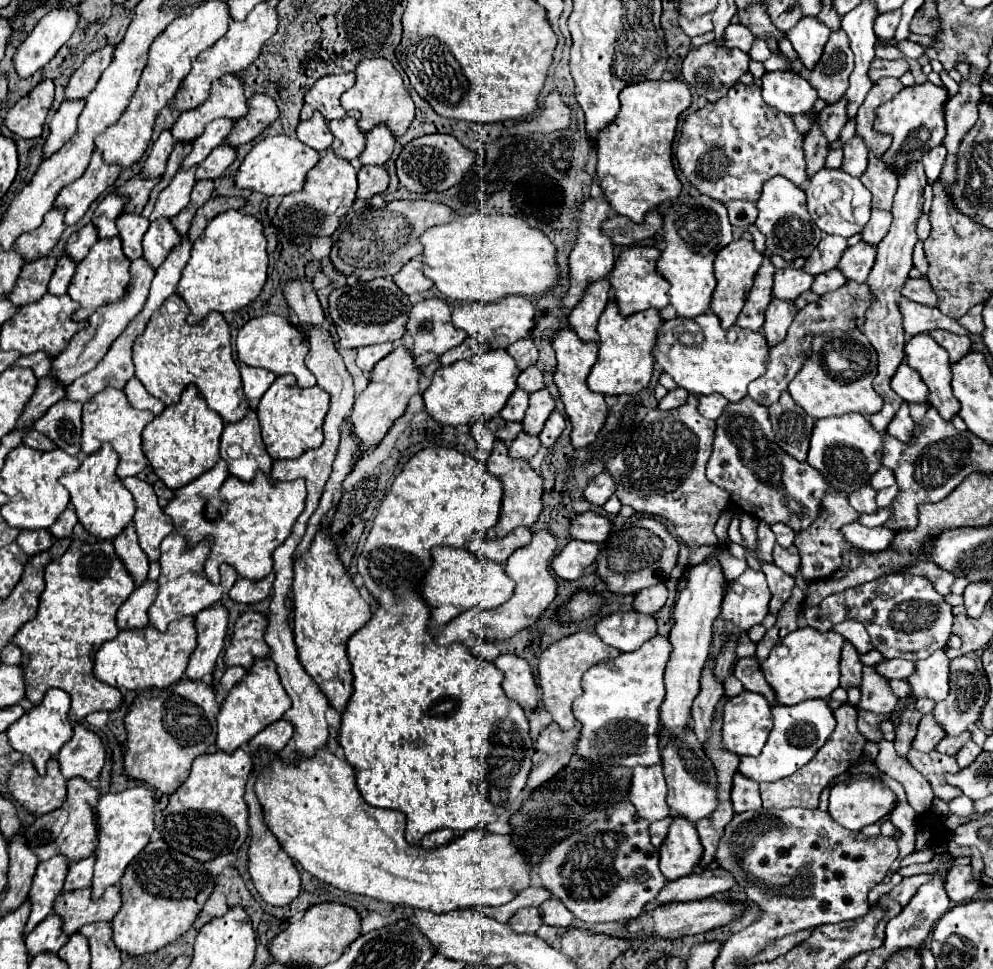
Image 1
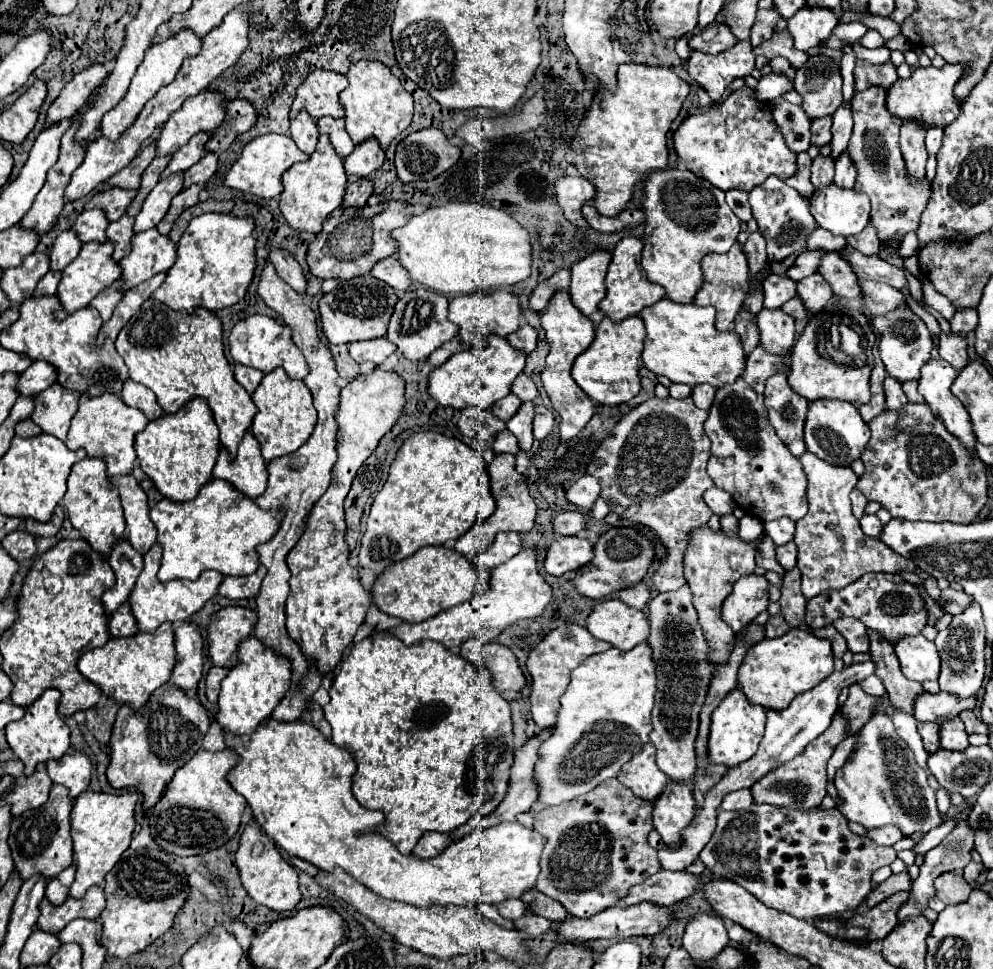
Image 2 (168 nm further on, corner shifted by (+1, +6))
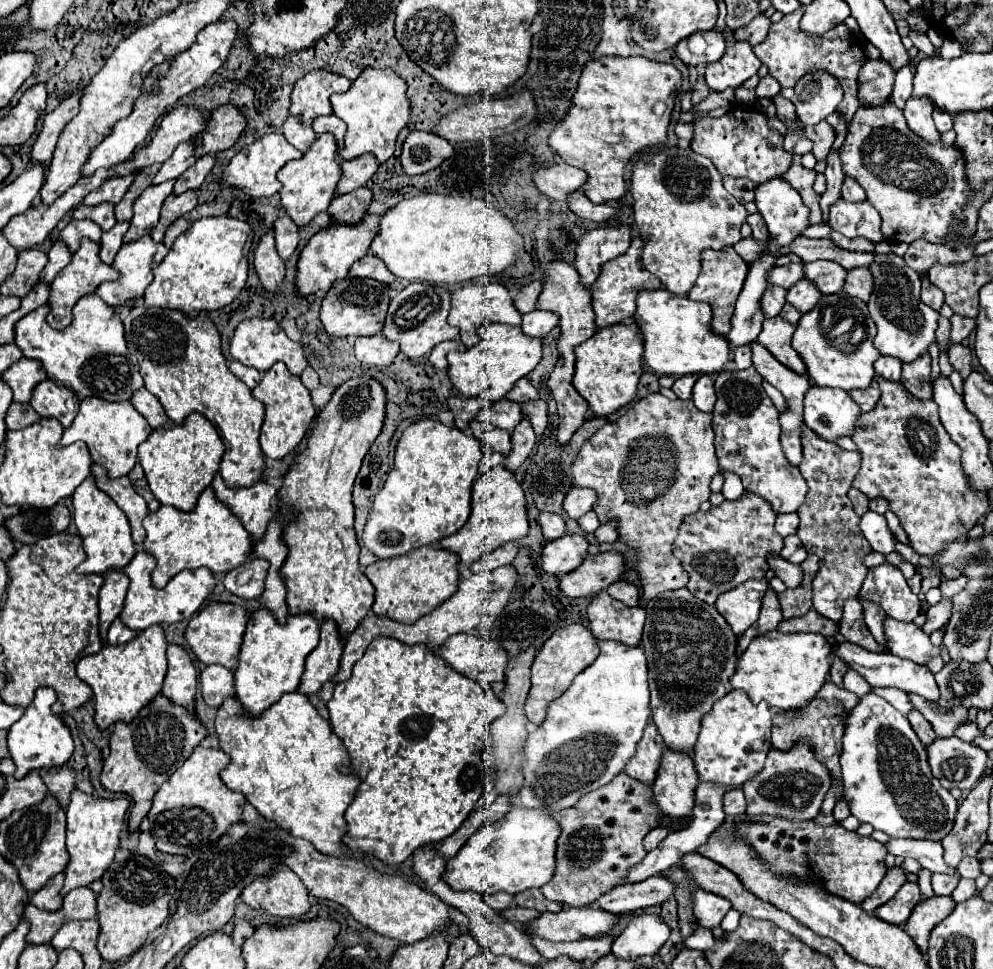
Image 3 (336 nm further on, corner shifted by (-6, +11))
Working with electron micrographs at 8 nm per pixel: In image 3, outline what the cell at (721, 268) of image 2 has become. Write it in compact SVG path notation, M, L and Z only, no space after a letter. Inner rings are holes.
M725 247L721 251L713 251L707 249L701 253L701 273L693 285L693 289L687 293L689 299L695 301L705 301L711 305L713 309L713 319L711 319L711 327L717 329L719 335L727 335L731 329L731 315L735 311L735 301L743 289L743 281L747 277L747 263L741 261L741 257L735 253L733 247Z

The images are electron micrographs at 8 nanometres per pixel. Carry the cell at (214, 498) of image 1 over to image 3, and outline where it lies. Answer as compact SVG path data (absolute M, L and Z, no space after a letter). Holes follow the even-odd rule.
M211 487L201 493L195 511L183 513L175 507L161 507L143 519L143 529L147 533L143 551L157 561L151 573L151 583L157 589L165 587L169 579L183 569L207 567L213 573L229 573L251 557L251 539L247 531L243 529L241 521L215 499Z

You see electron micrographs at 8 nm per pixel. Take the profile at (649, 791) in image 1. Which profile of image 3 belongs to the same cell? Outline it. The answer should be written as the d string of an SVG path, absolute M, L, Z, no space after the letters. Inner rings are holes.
M649 721L647 729L643 733L643 739L637 745L637 751L631 757L631 763L627 763L627 767L625 767L625 773L643 783L653 783L657 769L659 769L659 759L661 759L663 747L665 747L663 737L659 737L655 723Z

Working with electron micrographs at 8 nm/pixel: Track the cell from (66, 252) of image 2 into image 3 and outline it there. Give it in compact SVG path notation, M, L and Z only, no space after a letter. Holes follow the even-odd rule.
M55 241L51 251L47 253L49 261L43 267L43 273L39 275L39 283L51 283L55 279L55 275L71 261L71 251L67 251L67 247L61 241Z

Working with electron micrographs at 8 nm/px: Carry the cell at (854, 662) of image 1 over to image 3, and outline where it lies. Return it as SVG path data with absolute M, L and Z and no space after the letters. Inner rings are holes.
M811 609L803 617L783 619L779 623L779 629L777 631L783 631L783 633L819 633L825 639L833 641L833 635L839 631L839 627L833 621L821 617L815 609Z

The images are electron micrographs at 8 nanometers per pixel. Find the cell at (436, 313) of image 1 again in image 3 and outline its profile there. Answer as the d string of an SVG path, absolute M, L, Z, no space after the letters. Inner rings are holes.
M409 283L391 299L381 333L389 341L397 341L401 345L401 353L405 353L409 359L427 357L437 343L457 339L459 335L457 327L447 325L449 309L451 309L451 295L445 287L431 283Z

